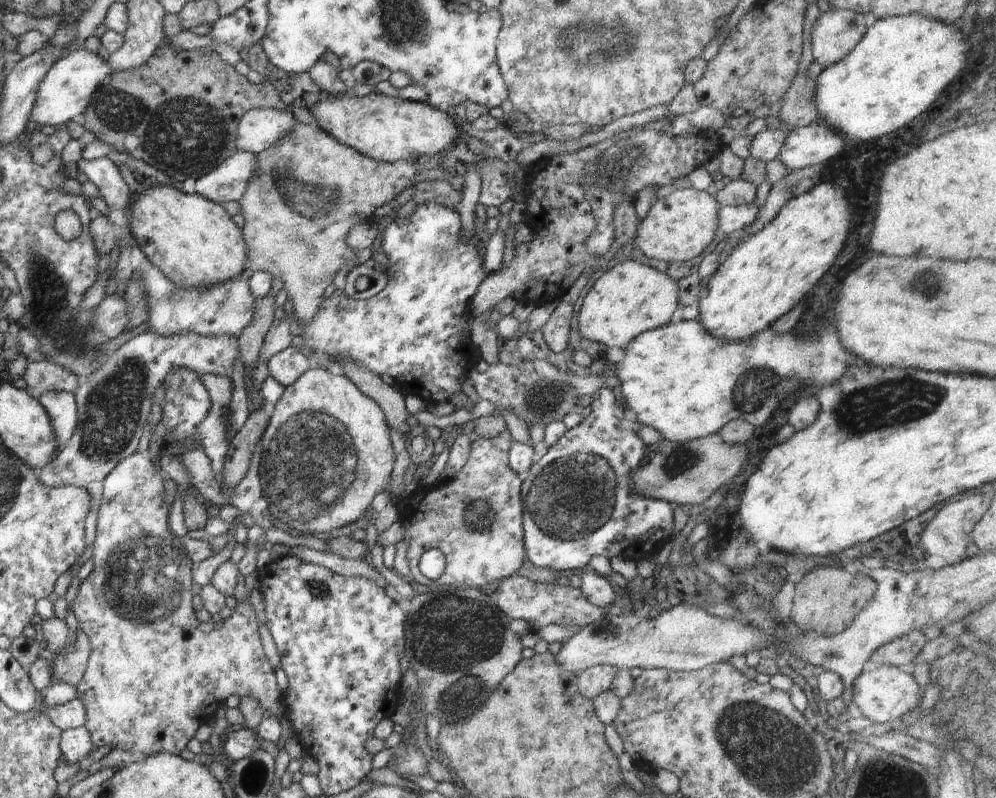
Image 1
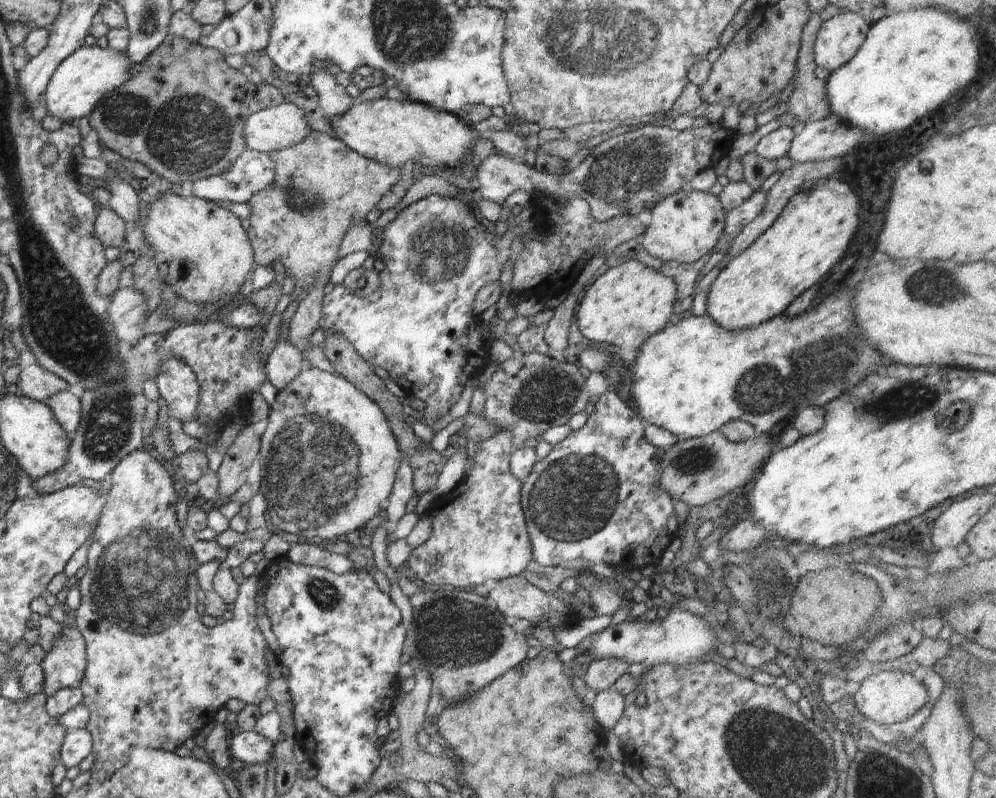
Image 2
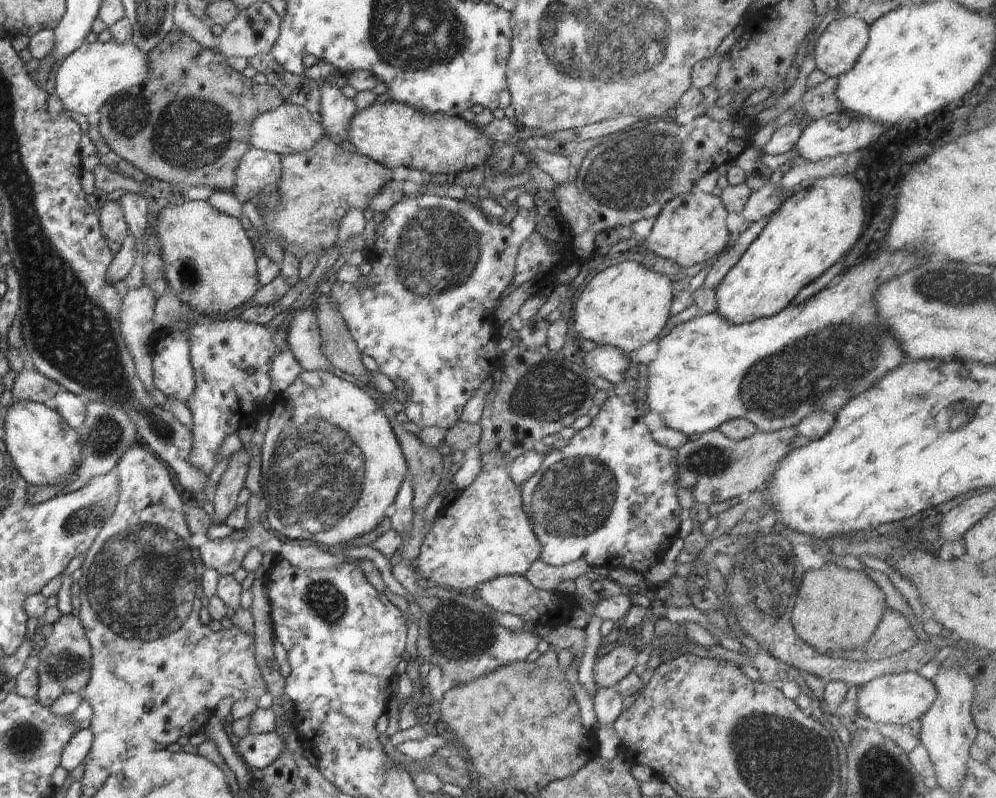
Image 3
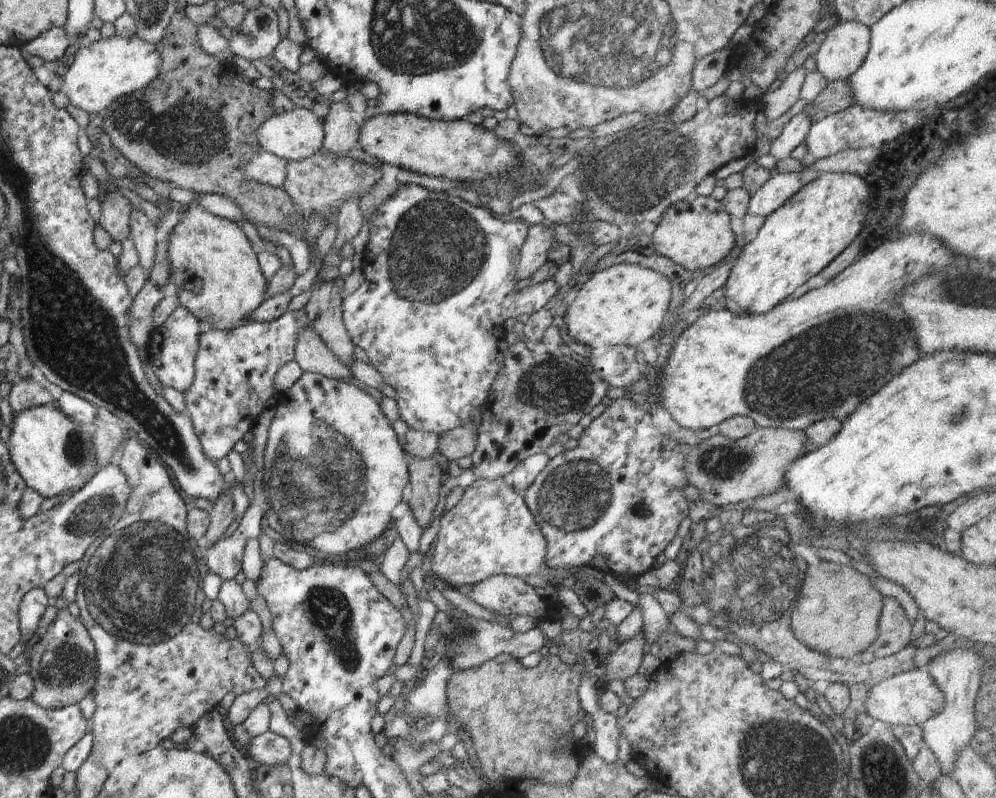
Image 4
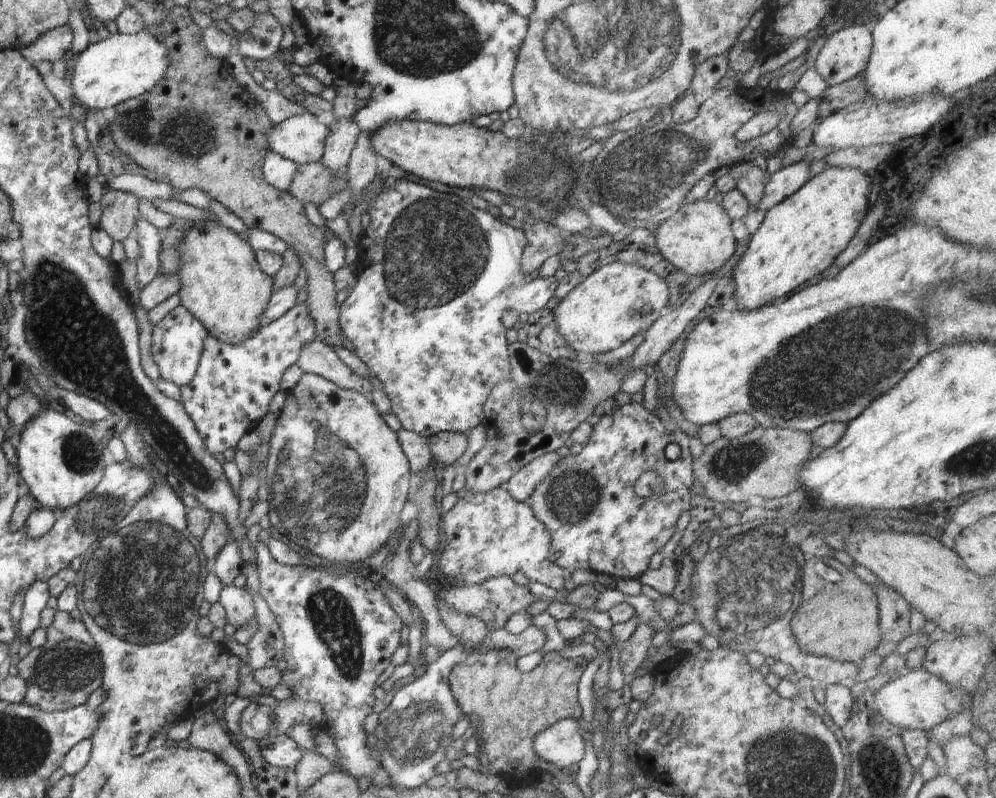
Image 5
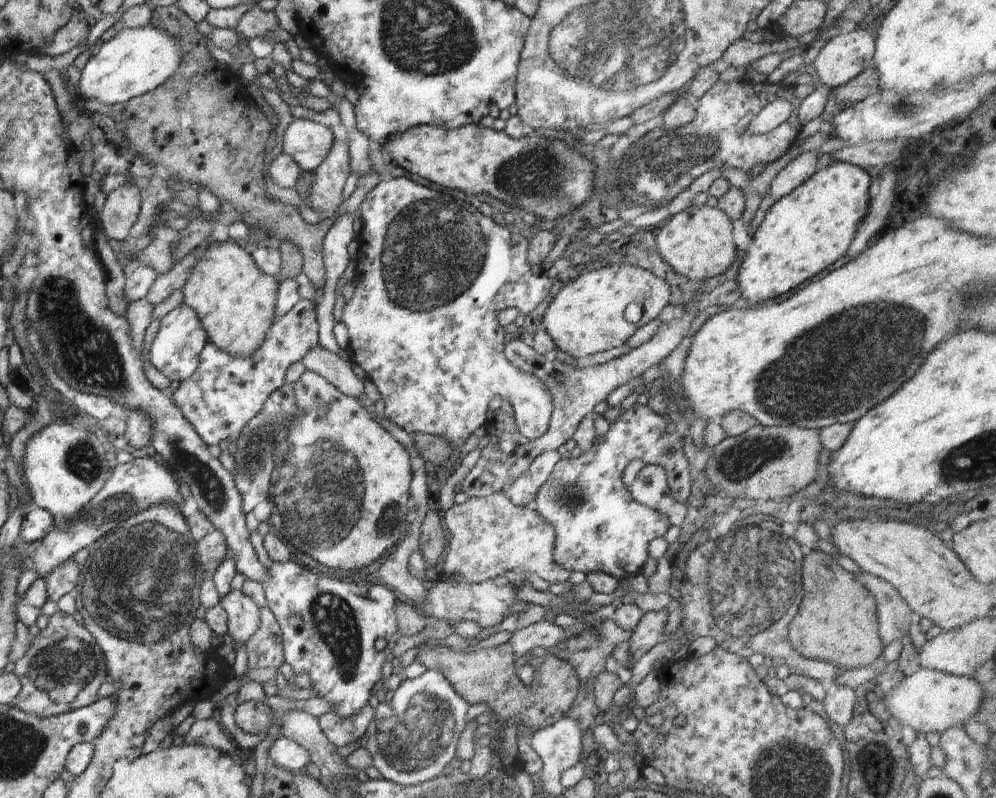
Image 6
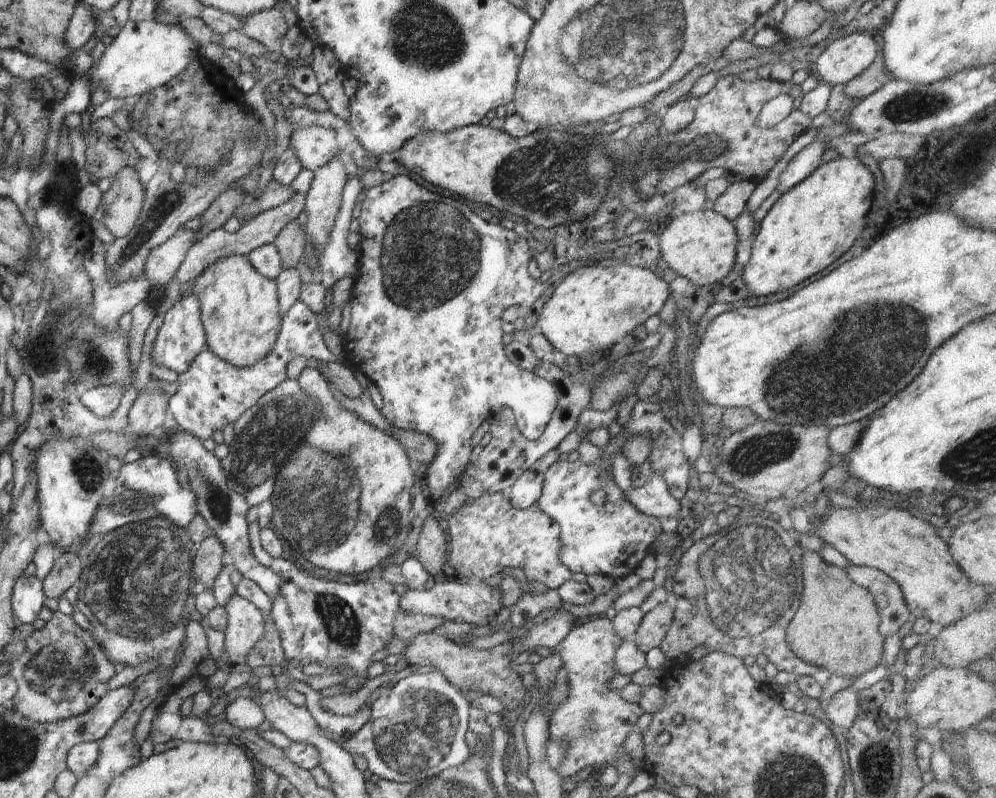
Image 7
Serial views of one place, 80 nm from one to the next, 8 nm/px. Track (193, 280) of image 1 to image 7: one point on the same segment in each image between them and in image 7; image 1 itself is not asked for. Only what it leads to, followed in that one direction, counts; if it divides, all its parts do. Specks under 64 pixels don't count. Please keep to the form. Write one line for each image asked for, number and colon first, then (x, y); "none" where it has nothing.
2: (203, 255)
3: (210, 264)
4: (215, 268)
5: (222, 285)
6: (235, 301)
7: (240, 313)

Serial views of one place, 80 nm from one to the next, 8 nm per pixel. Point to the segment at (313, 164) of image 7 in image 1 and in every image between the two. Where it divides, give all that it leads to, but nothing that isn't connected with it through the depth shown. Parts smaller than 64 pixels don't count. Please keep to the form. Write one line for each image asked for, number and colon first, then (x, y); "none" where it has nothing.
1: (257, 129)
2: (273, 129)
3: (289, 129)
4: (294, 136)
5: (301, 139)
6: (308, 143)

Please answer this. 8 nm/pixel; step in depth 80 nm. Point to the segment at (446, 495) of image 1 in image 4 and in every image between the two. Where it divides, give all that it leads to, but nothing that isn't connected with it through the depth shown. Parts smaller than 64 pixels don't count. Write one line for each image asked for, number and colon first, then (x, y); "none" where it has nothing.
2: (478, 533)
3: (485, 533)
4: (490, 531)

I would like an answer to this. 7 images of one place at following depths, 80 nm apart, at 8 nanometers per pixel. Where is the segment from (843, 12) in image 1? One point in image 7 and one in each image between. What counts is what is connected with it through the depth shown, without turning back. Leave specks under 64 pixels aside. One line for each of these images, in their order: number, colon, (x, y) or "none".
2: (838, 39)
3: (839, 46)
4: (840, 55)
5: (845, 54)
6: (845, 56)
7: (845, 57)

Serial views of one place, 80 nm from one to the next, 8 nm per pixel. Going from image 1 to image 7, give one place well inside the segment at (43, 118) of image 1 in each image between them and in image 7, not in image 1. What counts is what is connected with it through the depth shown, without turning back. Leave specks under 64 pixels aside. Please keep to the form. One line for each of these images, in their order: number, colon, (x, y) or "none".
2: (87, 75)
3: (95, 72)
4: (107, 69)
5: (124, 66)
6: (138, 60)
7: (145, 55)

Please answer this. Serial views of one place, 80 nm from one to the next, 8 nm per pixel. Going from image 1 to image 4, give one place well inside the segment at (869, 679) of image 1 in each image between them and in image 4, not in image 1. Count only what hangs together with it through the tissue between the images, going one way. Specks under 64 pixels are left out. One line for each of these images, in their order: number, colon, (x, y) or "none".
2: (889, 697)
3: (898, 699)
4: (912, 697)

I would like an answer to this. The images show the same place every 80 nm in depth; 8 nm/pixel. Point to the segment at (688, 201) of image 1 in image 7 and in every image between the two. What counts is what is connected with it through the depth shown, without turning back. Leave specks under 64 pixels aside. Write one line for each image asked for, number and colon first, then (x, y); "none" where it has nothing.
2: (684, 227)
3: (690, 229)
4: (696, 234)
5: (696, 238)
6: (697, 243)
7: (701, 246)

